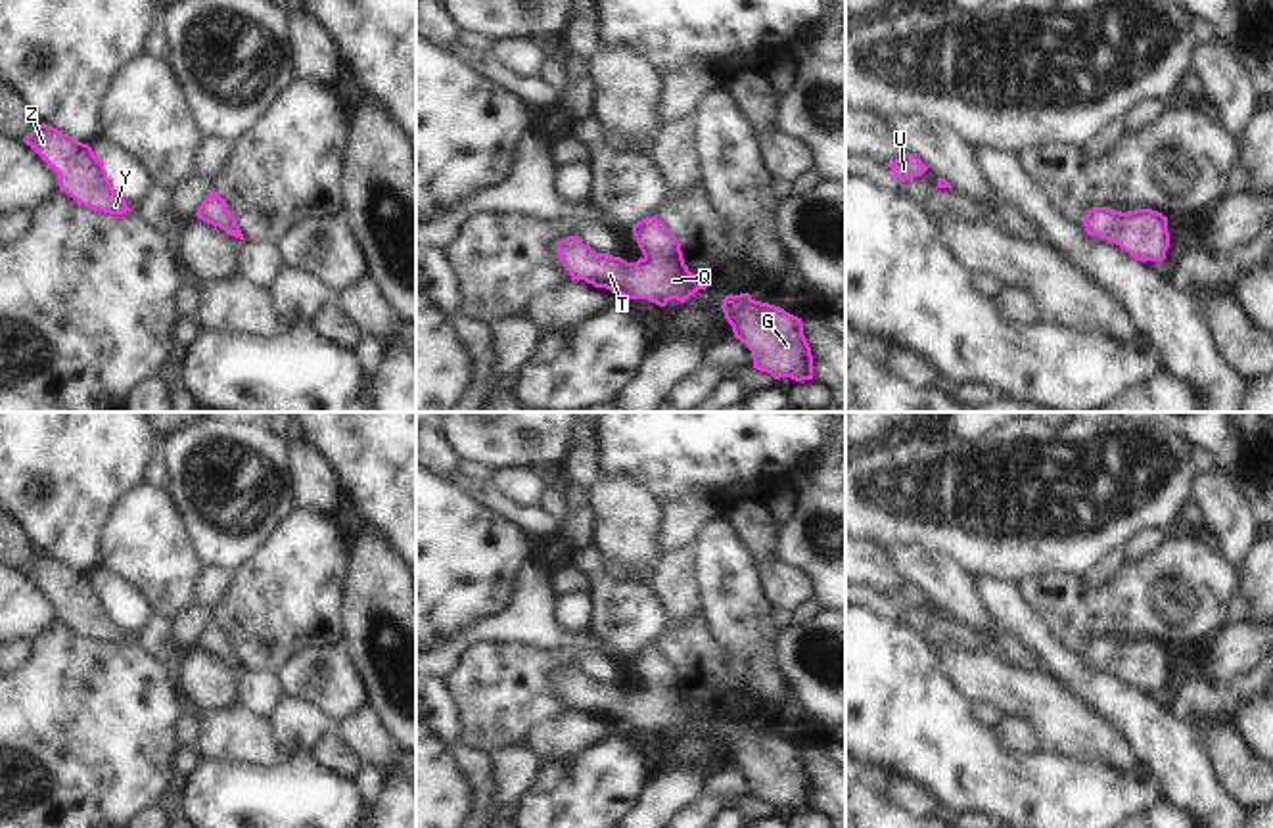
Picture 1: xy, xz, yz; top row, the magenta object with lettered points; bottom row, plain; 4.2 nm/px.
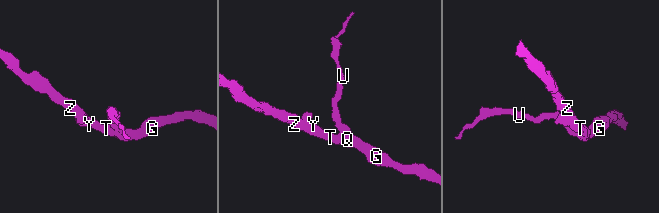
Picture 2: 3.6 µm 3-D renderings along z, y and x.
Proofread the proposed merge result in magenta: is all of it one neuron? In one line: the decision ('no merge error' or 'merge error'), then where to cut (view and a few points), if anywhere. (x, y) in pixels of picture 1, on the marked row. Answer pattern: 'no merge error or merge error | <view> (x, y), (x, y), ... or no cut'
no merge error | no cut

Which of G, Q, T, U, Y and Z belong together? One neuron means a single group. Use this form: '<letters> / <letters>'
G Q T U Y Z

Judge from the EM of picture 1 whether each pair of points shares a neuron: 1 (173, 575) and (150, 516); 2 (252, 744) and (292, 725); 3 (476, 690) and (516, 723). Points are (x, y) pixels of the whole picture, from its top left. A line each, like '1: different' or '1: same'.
1: same
2: different
3: same

